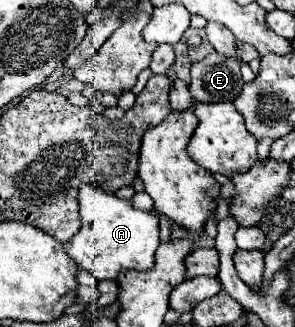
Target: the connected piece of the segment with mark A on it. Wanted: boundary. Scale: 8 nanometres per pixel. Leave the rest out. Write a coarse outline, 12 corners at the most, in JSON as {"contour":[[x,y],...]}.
{"contour":[[85,184],[67,254],[99,282],[149,270],[159,214]]}

